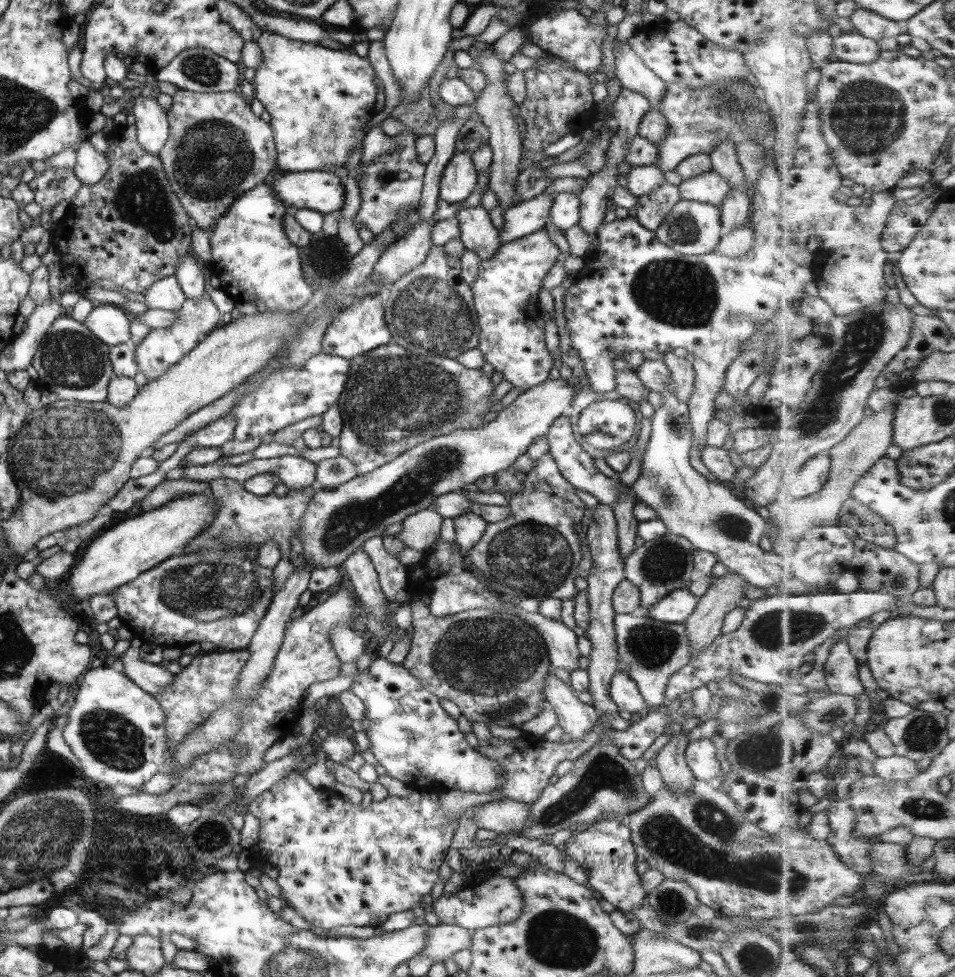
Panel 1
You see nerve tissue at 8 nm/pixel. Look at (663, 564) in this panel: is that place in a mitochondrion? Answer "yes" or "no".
yes

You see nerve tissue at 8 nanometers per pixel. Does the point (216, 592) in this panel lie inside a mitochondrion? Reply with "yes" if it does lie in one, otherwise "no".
yes

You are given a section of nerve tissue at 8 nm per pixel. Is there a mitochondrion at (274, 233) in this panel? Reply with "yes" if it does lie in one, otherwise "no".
no

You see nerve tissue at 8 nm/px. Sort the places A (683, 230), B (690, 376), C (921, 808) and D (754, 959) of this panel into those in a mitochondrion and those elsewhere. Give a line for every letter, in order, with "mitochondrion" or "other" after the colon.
A: mitochondrion
B: other
C: mitochondrion
D: mitochondrion

